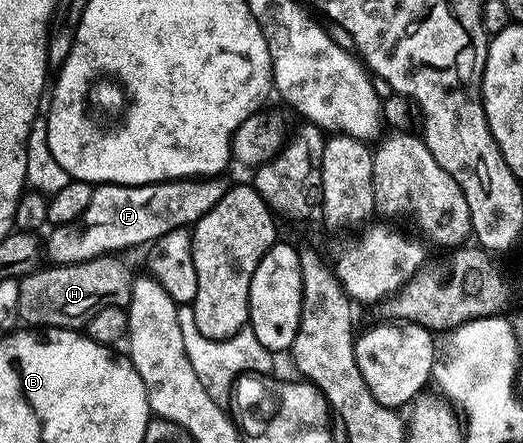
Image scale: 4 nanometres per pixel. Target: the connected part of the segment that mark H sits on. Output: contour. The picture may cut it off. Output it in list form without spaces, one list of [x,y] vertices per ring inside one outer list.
[[[102,254],[101,257],[86,262],[76,262],[66,266],[45,264],[45,267],[42,265],[33,269],[24,275],[18,284],[20,321],[29,328],[81,328],[91,316],[95,316],[95,312],[103,312],[103,308],[128,307],[135,274],[134,271],[129,271],[128,264],[121,258],[124,257]]]

